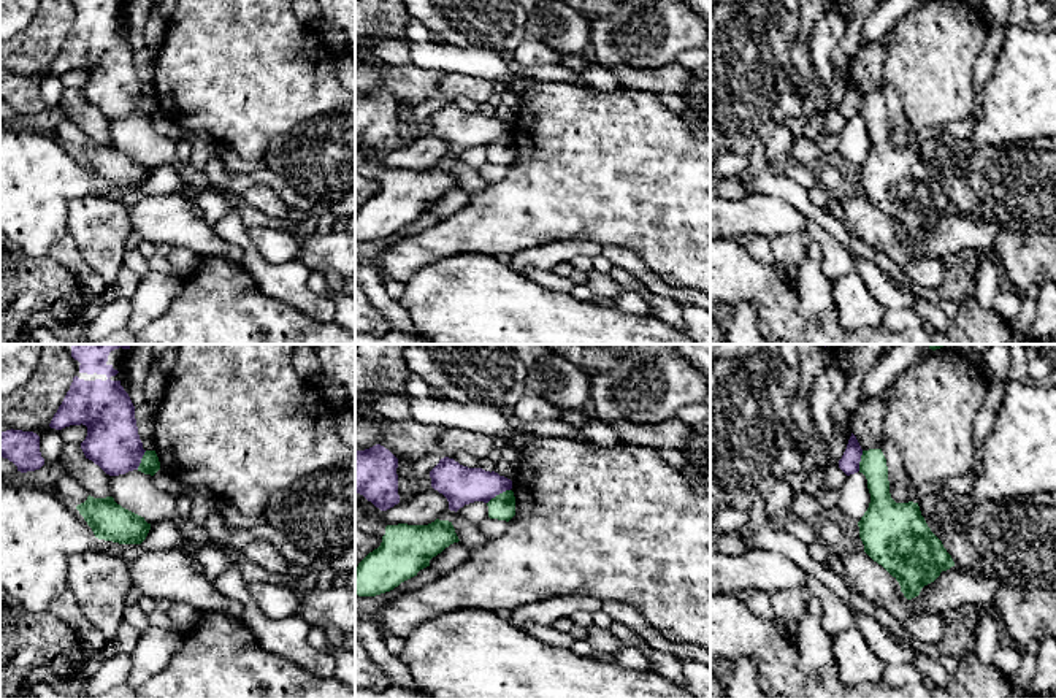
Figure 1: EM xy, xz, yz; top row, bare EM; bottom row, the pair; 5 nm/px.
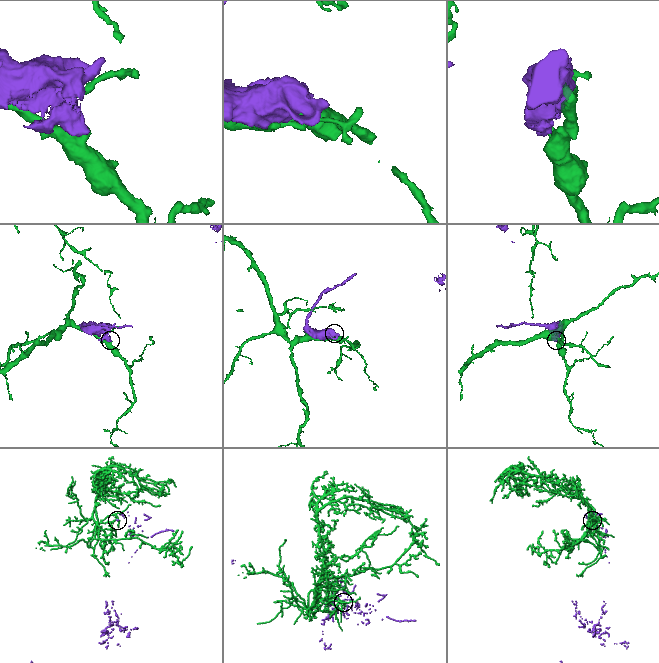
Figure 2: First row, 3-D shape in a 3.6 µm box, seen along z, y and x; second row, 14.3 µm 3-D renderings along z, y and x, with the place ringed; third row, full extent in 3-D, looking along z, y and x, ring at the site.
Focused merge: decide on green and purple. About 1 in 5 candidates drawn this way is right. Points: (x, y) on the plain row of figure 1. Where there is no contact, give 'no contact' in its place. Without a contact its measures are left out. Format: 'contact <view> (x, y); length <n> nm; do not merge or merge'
contact xz (500, 138); length 140 nm; do not merge

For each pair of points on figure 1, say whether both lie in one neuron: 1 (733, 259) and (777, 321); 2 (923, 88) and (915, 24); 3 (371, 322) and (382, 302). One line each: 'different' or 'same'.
1: same
2: same
3: different

